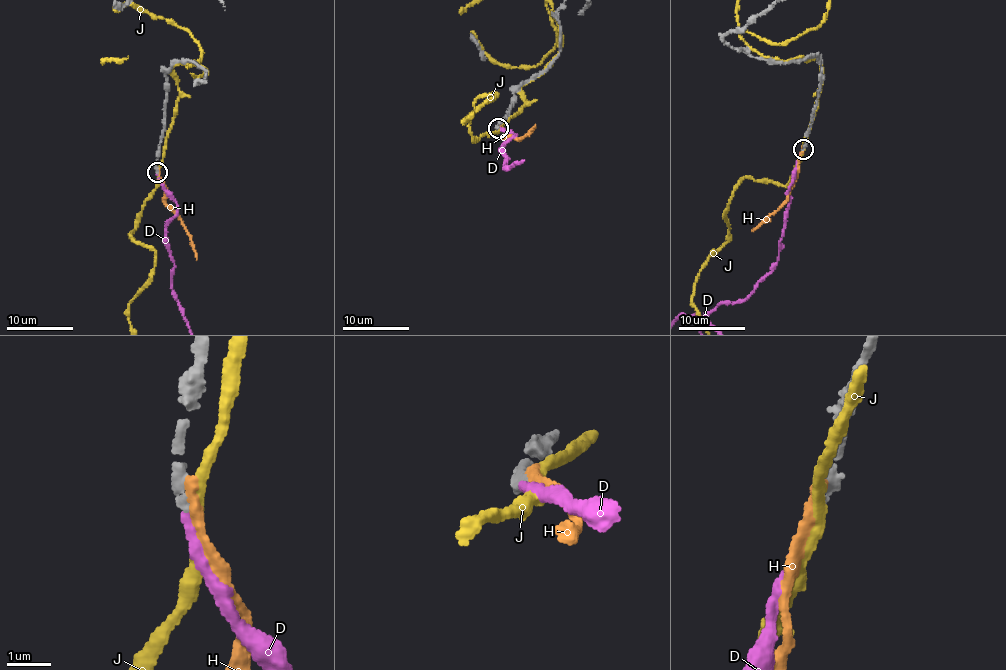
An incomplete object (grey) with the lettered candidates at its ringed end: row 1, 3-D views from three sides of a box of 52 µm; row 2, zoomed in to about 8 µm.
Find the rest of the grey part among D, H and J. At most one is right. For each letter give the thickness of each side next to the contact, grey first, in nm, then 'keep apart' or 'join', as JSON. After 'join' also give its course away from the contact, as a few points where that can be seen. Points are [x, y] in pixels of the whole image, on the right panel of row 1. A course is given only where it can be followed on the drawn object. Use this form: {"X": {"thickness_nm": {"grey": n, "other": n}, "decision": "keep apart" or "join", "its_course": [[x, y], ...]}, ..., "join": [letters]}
{"D": {"thickness_nm": {"grey": 240, "other": 240}, "decision": "join"}, "H": {"thickness_nm": {"grey": 260, "other": 280}, "decision": "keep apart"}, "J": {"thickness_nm": {"grey": 260, "other": 240}, "decision": "keep apart"}, "join": ["D"]}

